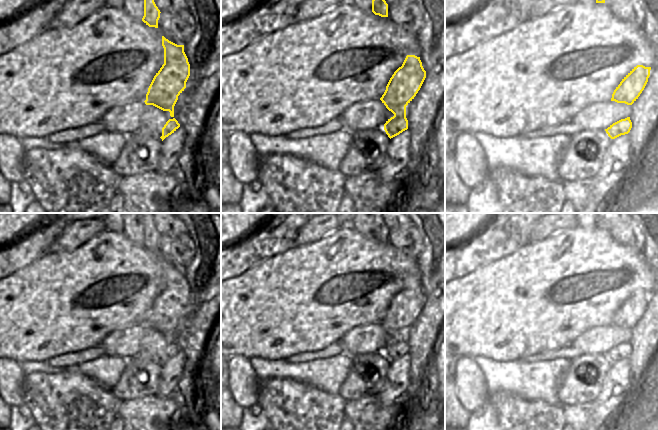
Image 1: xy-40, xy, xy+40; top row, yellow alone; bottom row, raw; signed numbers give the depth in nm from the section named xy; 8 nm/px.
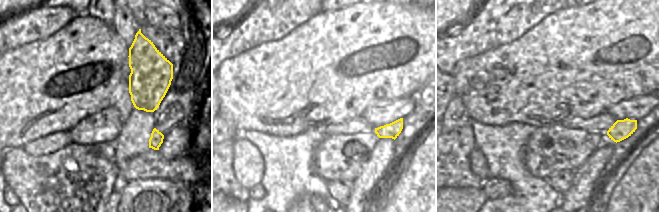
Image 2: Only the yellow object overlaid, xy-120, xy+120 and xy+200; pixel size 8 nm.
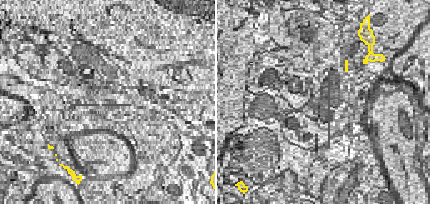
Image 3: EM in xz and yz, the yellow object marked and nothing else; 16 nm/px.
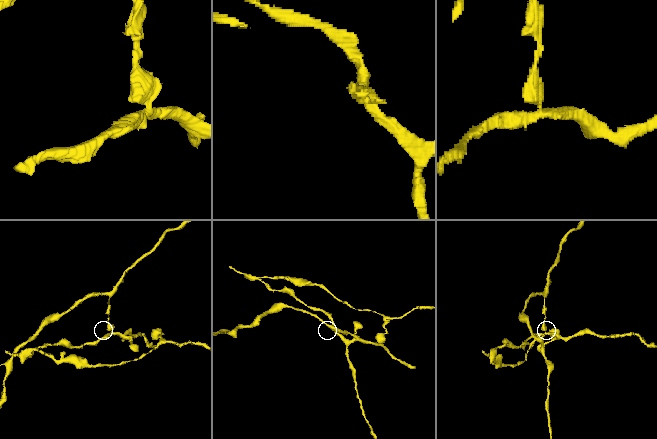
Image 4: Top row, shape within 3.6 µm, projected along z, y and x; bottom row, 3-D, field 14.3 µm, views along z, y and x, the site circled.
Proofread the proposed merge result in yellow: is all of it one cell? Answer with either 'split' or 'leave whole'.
split

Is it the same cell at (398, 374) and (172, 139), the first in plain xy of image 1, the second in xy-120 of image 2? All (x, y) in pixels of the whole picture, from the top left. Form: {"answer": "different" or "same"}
{"answer": "same"}

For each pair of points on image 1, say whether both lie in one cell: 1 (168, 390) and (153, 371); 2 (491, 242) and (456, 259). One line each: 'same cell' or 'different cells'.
1: different cells
2: same cell

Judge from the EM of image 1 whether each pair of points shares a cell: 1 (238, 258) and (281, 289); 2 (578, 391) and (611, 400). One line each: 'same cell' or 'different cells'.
1: different cells
2: different cells

